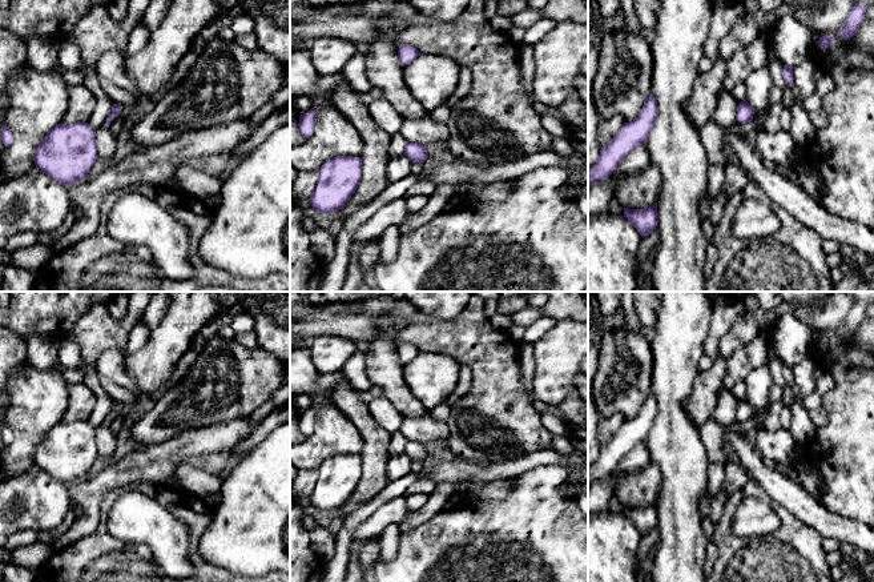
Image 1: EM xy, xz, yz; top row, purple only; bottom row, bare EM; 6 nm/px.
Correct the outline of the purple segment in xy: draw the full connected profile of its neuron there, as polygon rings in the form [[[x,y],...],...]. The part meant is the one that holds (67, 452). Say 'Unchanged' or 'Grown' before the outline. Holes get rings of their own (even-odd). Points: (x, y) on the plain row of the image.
Unchanged. [[[88,421],[57,422],[33,453],[36,466],[65,485],[85,478],[97,458],[96,428]]]

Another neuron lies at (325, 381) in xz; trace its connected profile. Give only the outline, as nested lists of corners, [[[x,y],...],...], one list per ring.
[[[339,370],[330,374],[319,374],[317,386],[322,389],[327,389],[345,381],[347,381],[347,377],[342,370]]]

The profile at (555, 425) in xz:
[[[540,413],[543,425],[552,433],[563,437],[571,437],[575,433],[575,426],[569,425],[567,421],[560,420],[549,413]]]

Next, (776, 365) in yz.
[[[768,354],[768,366],[773,378],[773,382],[785,388],[789,382],[785,380],[782,374],[784,362],[777,357]]]

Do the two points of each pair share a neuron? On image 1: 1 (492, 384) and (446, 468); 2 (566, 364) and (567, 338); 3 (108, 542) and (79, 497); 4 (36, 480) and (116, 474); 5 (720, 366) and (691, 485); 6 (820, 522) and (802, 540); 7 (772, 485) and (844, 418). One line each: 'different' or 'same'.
1: different
2: same
3: different
4: different
5: different
6: different
7: different

